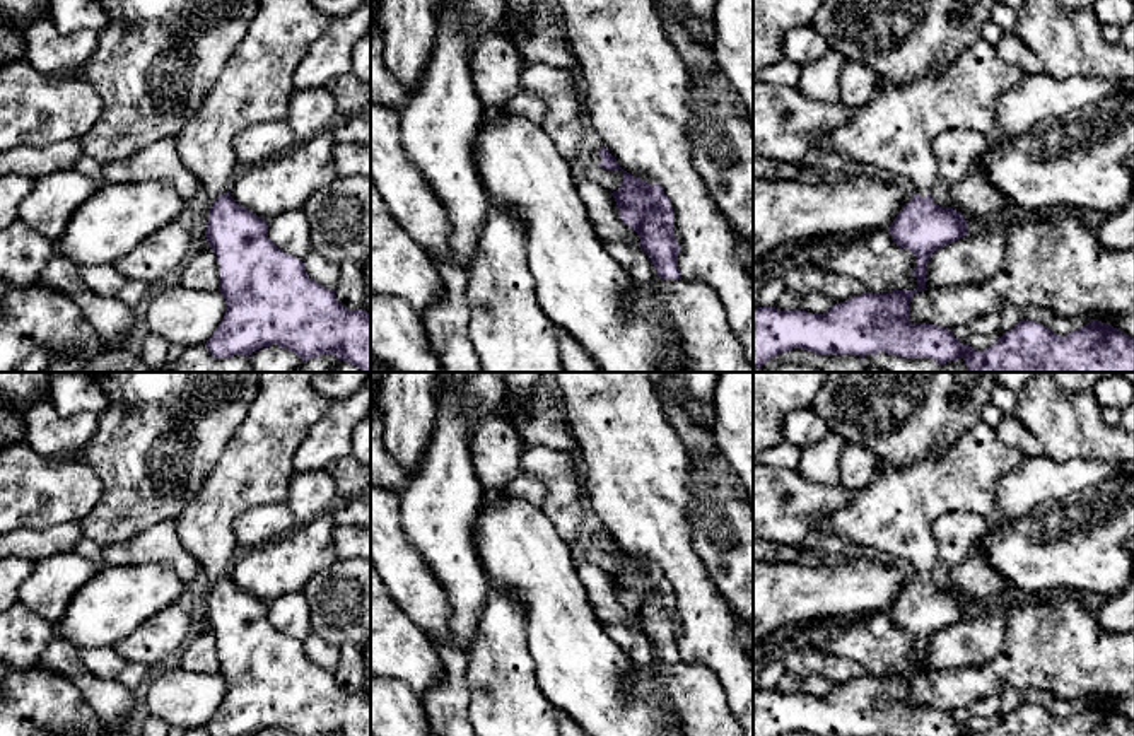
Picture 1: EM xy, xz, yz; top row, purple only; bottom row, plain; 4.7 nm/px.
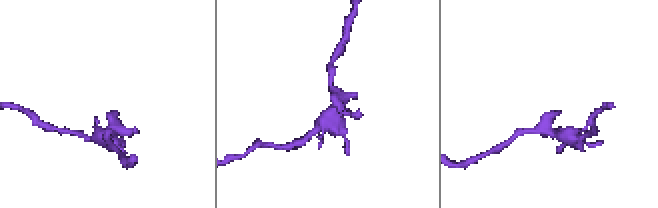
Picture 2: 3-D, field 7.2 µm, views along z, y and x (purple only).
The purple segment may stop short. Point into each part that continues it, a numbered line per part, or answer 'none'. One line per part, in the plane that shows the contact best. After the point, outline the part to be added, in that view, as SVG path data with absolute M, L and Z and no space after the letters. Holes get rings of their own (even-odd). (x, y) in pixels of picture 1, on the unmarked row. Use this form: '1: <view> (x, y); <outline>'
1: yz (894, 514); M980 422L965 430L958 442L897 470L878 463L871 482L849 490L849 505L835 511L825 528L830 533L849 538L864 552L891 555L912 567L912 575L931 577L938 562L932 523L944 512L968 511L979 514L989 526L999 526L997 485L1002 476L1016 471L1023 456L1002 444L994 429Z

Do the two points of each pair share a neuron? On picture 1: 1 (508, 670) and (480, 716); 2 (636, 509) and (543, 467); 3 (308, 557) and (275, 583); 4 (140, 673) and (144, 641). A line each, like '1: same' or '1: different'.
1: same
2: different
3: same
4: different

